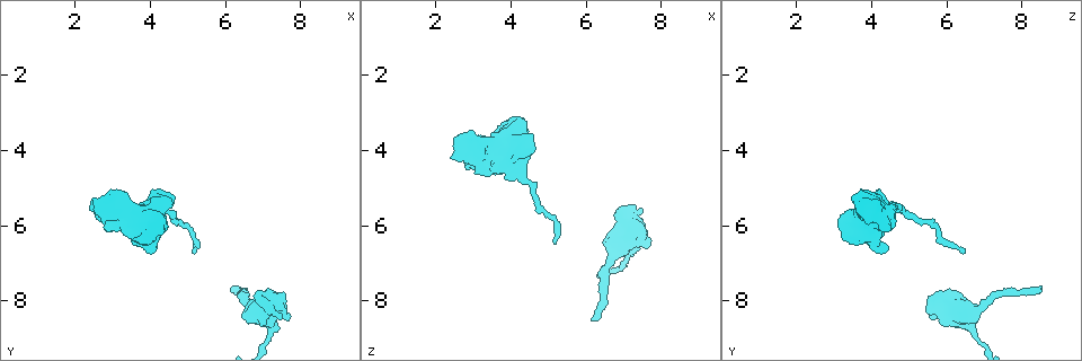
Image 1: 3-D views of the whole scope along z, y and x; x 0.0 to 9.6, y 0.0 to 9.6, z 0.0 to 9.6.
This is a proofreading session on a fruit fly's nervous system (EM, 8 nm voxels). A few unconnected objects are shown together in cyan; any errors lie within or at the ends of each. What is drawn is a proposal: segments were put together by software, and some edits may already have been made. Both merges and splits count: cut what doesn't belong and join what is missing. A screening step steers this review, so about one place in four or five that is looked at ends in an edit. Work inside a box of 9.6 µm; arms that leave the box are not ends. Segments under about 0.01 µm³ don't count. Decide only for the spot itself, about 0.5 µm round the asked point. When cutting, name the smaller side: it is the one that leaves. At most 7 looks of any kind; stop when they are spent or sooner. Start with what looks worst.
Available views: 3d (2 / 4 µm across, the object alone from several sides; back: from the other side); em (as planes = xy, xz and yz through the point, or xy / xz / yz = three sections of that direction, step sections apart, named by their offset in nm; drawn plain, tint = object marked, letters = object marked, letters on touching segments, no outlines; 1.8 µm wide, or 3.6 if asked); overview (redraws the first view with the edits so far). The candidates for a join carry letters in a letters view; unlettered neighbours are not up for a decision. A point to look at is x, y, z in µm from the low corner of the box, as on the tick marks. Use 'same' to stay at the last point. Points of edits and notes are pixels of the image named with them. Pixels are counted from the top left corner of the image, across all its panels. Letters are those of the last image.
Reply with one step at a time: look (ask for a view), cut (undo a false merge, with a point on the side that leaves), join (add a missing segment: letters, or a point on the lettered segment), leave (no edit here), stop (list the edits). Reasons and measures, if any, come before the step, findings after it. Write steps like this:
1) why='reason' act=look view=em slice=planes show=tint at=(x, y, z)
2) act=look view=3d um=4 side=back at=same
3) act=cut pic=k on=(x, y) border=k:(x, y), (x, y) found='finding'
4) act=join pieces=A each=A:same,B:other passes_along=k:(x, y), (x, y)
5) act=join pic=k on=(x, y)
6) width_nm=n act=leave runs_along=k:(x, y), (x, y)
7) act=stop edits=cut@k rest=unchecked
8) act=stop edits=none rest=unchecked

why='free end' act=look view=3d um=4 side=back at=(6.15, 7.75, 8.55)

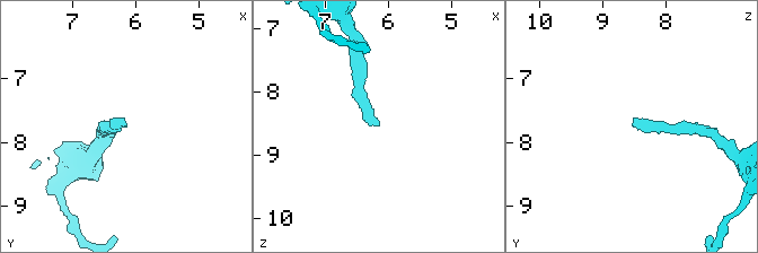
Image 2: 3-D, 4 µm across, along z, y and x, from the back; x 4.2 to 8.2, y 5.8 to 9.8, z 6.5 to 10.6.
why='need the tissue' act=look view=em slice=planes show=letters at=(6.20, 7.80, 8.55)

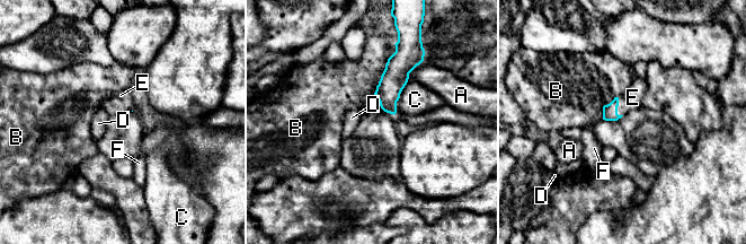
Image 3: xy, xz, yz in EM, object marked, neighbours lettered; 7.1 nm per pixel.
act=join pieces=E each=A:other,B:other,C:other,D:other,E:same,F:other found='the neuron continues'

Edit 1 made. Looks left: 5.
act=look view=3d um=2 at=(7.45, 8.50, 5.60)

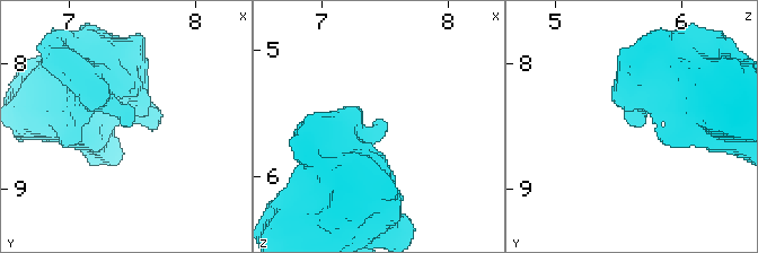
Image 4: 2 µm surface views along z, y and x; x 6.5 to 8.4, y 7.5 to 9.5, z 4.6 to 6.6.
act=look view=em slice=planes show=letters at=(7.50, 8.48, 5.60)

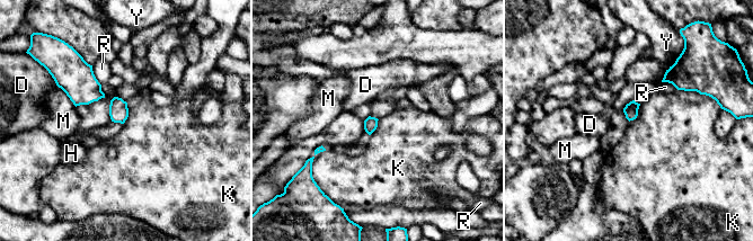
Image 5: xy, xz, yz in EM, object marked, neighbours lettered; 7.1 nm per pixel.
act=leave each=D:other,H:other,K:other,M:other,R:other,Y:other border=5:(679, 89), (703, 95) found='none of them fits'

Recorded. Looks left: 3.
why='branch stops here' act=look view=em slice=xy step=8 show=tint at=(5.20, 6.80, 6.45)

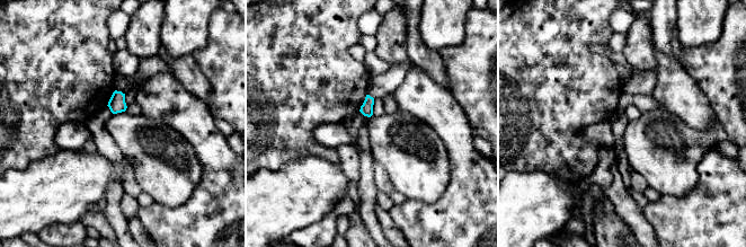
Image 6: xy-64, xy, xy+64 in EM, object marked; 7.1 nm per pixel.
why='cut it another way' act=look view=em slice=planes show=letters at=same

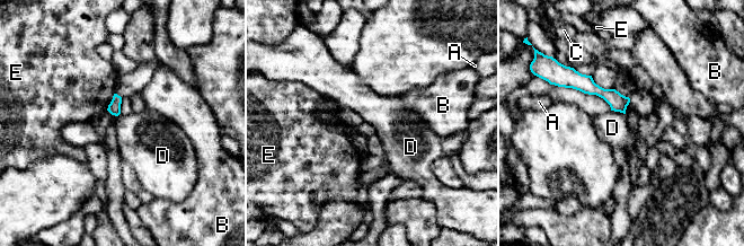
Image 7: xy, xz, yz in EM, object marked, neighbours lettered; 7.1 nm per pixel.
act=leave each=A:other,B:other,C:other,D:other,E:other border=7:(611, 110), (625, 114) found='none of them fits'

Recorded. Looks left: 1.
act=stop edits=join@3 rest=unchecked

